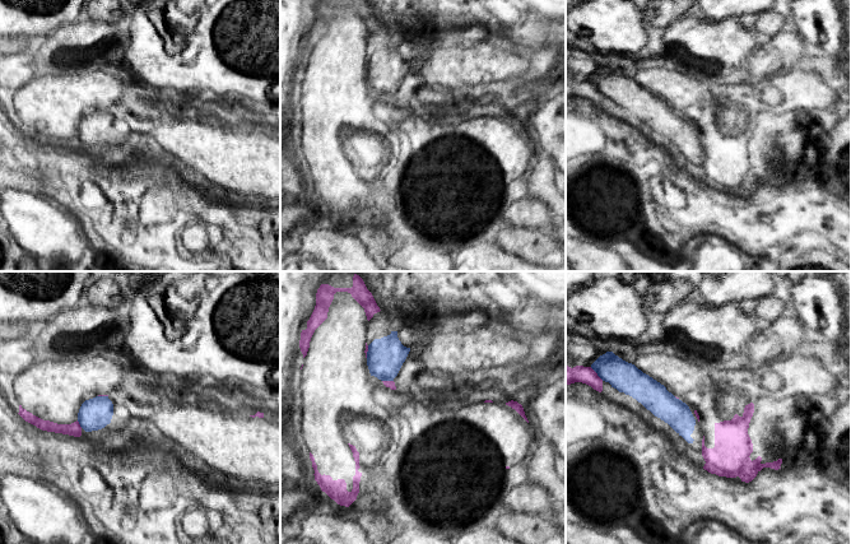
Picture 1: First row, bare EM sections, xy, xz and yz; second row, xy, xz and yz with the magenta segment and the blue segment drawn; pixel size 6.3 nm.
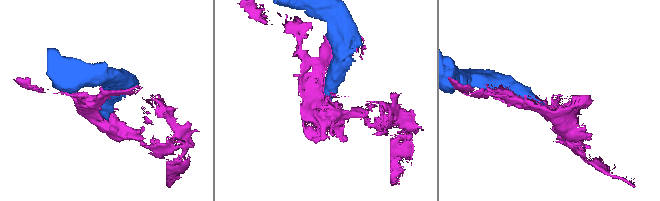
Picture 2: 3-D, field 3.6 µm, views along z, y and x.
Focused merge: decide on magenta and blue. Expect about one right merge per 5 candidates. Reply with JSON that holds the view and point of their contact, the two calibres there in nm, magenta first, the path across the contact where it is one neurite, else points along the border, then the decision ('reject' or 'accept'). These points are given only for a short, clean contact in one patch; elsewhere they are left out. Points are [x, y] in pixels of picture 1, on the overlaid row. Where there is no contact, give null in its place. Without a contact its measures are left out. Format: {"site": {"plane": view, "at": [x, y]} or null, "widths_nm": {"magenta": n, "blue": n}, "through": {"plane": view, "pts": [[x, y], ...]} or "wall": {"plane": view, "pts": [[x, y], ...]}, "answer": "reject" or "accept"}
{"site": {"plane": "yz", "at": [596, 373]}, "widths_nm": {"magenta": 120, "blue": 190}, "answer": "reject"}

